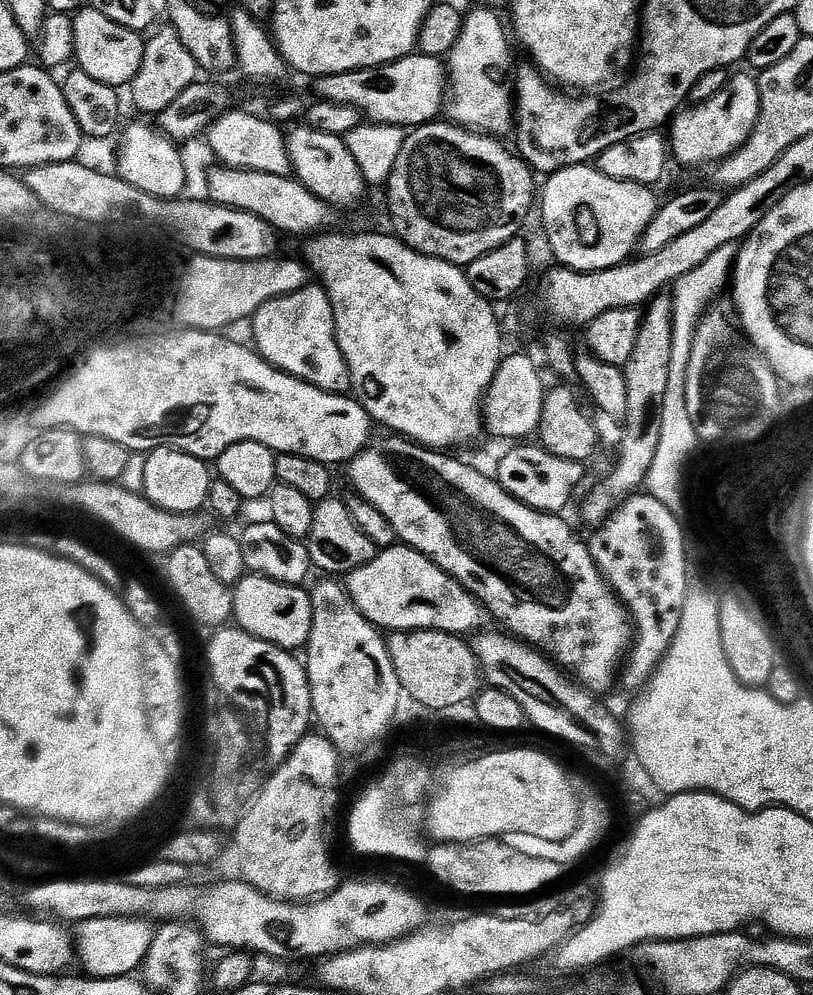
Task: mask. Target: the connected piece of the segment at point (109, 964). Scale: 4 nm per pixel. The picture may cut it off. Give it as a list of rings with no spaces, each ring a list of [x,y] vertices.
[[[138,918],[92,919],[75,925],[74,956],[85,973],[98,979],[118,979],[131,977],[136,967],[147,961],[148,952],[153,944],[154,930],[147,922]]]

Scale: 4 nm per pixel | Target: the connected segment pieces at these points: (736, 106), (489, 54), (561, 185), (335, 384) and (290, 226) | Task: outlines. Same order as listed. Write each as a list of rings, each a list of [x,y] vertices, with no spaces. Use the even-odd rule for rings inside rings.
[[[733,75],[728,85],[710,99],[697,103],[688,116],[677,115],[671,121],[670,152],[680,164],[696,168],[699,164],[723,161],[735,154],[751,136],[760,117],[760,85],[757,77]]]
[[[477,6],[464,16],[464,29],[459,42],[446,57],[450,67],[450,82],[454,84],[456,98],[452,104],[451,123],[481,130],[486,134],[504,134],[514,124],[514,100],[500,77],[512,64],[512,52],[508,49],[508,36],[504,24],[491,8]]]
[[[575,164],[569,168],[559,168],[543,181],[542,195],[538,200],[538,212],[544,215],[544,232],[557,265],[573,268],[575,272],[601,272],[625,263],[633,255],[639,240],[645,239],[652,220],[656,217],[658,199],[647,184],[618,182],[618,178],[606,178],[595,166]]]
[[[307,286],[288,296],[266,301],[252,316],[254,348],[267,363],[313,384],[323,392],[347,393],[352,386],[348,363],[336,337],[336,319],[328,293],[320,286]]]
[[[216,166],[208,176],[208,192],[207,195],[214,204],[256,215],[280,234],[283,232],[315,233],[319,229],[316,227],[323,222],[324,211],[326,211],[324,201],[313,196],[309,188],[305,188],[299,179],[255,172],[249,168]]]

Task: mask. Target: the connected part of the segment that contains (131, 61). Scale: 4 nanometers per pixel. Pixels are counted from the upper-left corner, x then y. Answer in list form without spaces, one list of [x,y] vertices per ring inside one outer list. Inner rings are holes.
[[[84,6],[75,13],[76,47],[74,60],[79,71],[90,74],[103,84],[109,84],[111,88],[117,90],[131,85],[132,80],[140,73],[140,68],[144,65],[145,37],[132,28],[122,26],[106,14],[102,14],[98,9],[91,6]]]

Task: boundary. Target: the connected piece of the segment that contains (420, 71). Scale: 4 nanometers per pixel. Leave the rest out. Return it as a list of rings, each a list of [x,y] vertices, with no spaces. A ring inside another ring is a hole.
[[[413,54],[405,56],[403,60],[395,60],[393,64],[381,64],[379,68],[364,68],[360,72],[321,76],[315,84],[317,97],[321,101],[354,107],[373,125],[388,125],[411,130],[419,128],[422,124],[431,124],[439,117],[436,115],[439,114],[440,107],[444,104],[444,82],[446,86],[446,68],[437,57]]]

